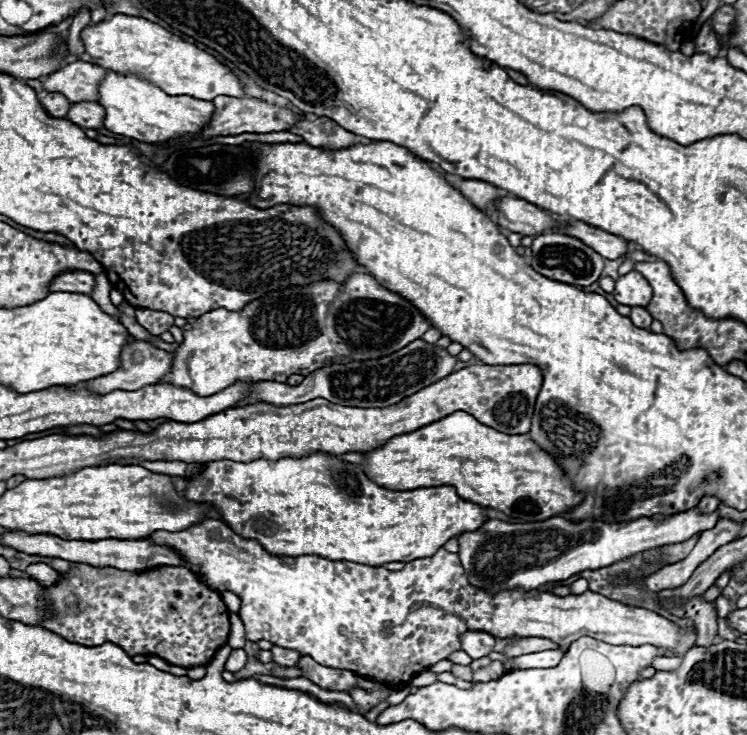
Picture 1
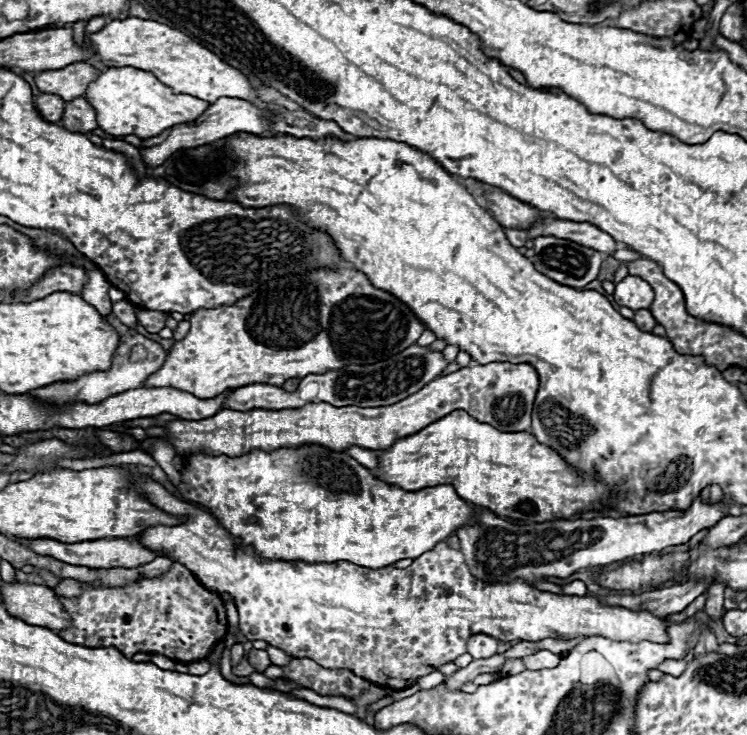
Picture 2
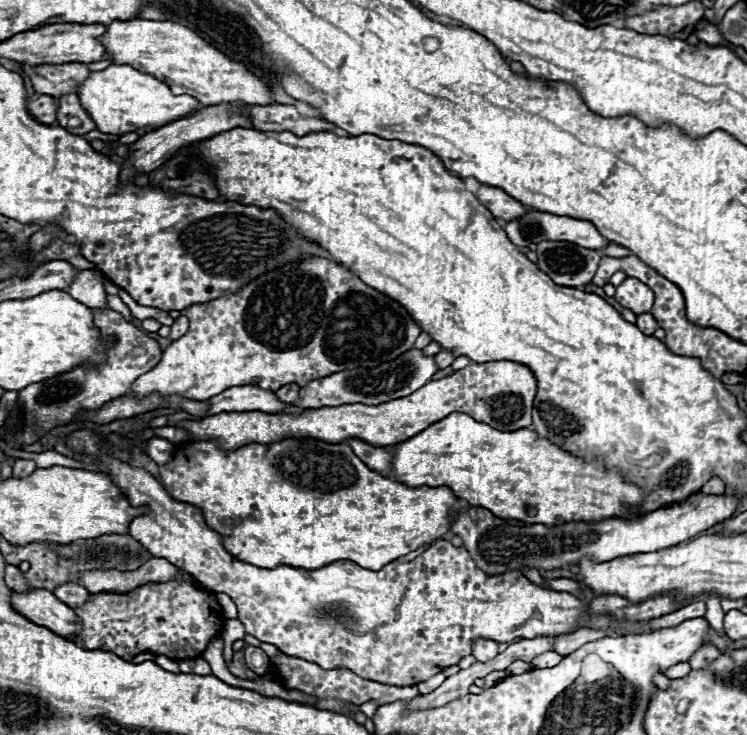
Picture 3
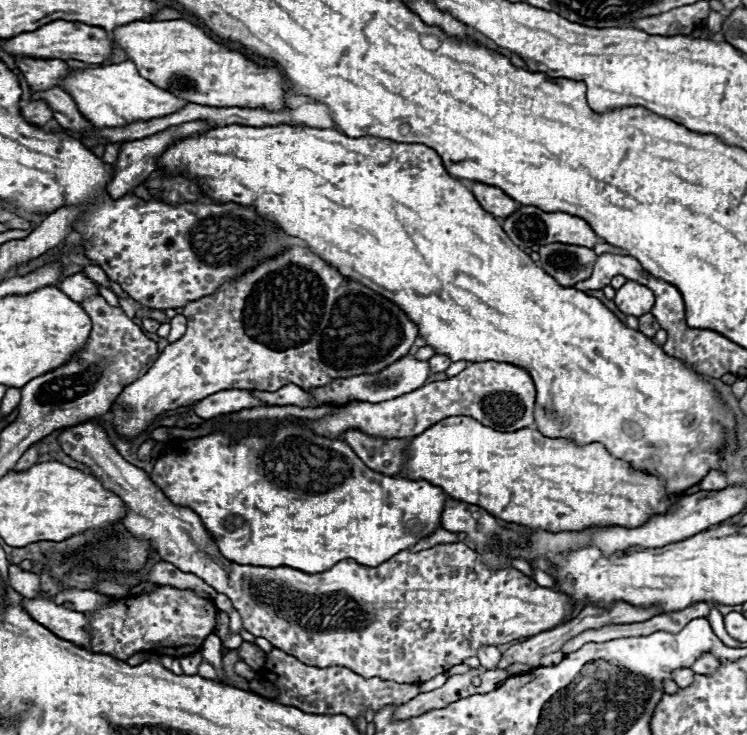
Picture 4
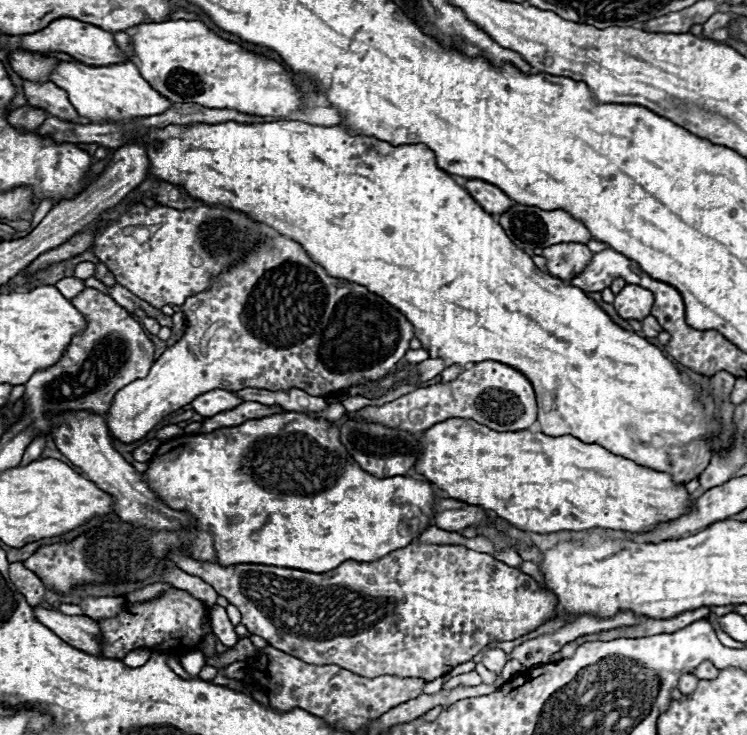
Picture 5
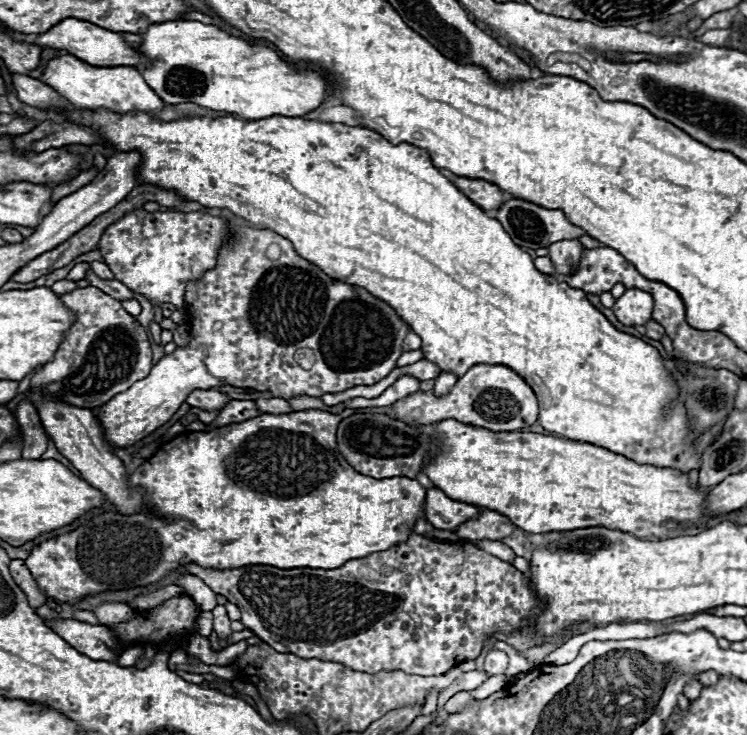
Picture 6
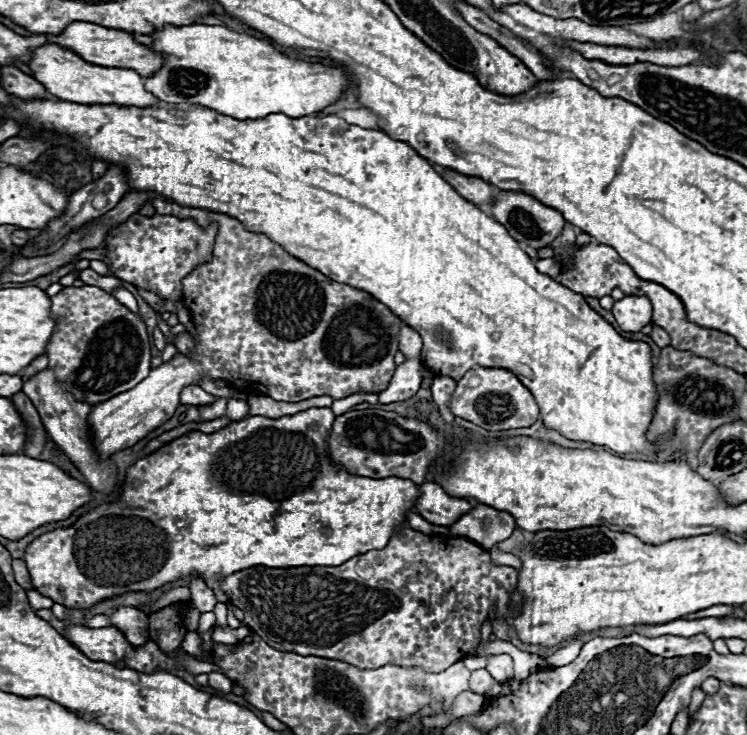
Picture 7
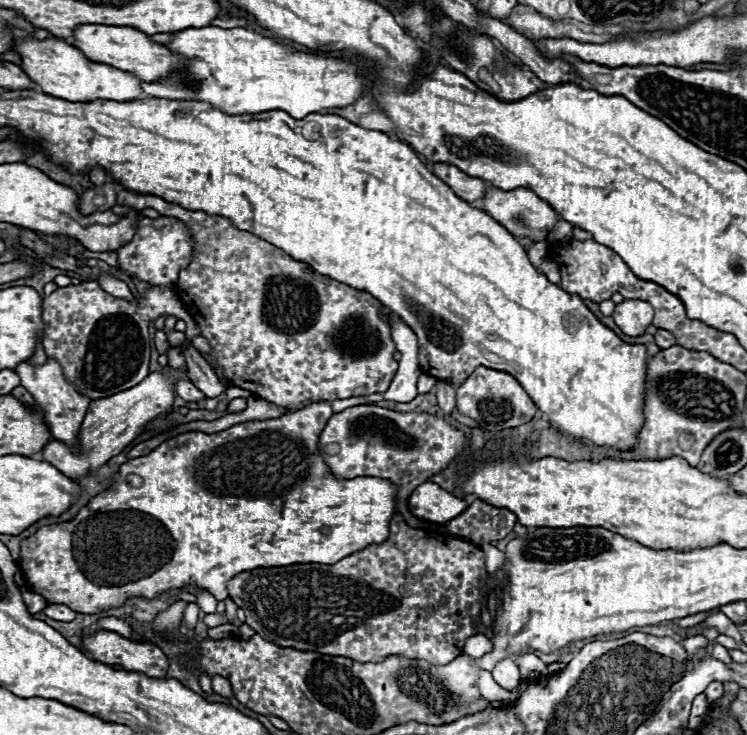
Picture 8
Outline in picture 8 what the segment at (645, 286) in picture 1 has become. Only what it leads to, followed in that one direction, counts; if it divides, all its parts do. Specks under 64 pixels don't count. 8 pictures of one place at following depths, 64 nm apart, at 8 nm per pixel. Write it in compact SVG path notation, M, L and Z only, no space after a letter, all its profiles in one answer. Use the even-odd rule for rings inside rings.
M624 300L616 306L612 318L626 336L642 336L652 326L654 308L644 300Z

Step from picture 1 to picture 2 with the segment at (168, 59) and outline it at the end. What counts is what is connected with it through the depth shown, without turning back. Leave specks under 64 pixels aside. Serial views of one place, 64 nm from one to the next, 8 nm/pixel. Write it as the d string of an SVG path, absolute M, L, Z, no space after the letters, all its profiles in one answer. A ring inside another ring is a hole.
M134 16L124 20L112 20L100 32L92 34L92 44L96 48L96 54L108 68L132 66L152 72L176 94L190 94L208 104L214 104L222 96L240 96L242 100L248 100L252 104L262 104L254 86L238 68L226 64L220 56L198 44L194 36L170 28L168 24Z

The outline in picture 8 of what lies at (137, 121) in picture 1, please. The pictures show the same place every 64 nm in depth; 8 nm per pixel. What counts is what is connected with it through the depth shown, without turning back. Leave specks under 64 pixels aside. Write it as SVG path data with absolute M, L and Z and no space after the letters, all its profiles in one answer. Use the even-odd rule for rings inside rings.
M26 34L24 38L14 38L12 50L20 56L22 70L48 96L62 98L68 102L88 102L98 98L104 98L104 100L148 98L144 92L140 92L140 80L136 76L122 72L114 66L88 60L76 46L70 46L62 38L52 36L46 40L38 40L34 34Z

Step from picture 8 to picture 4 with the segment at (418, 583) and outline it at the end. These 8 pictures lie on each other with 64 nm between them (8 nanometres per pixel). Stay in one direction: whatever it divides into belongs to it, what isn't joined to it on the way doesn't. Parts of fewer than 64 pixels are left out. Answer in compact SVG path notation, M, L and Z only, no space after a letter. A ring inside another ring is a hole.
M84 422L84 424L76 424L76 426L70 426L70 428L64 428L58 436L58 444L60 448L76 462L84 464L88 468L88 472L92 476L96 476L104 488L108 488L110 492L116 492L124 506L126 506L126 516L122 518L124 526L134 534L134 536L140 536L140 538L146 538L146 540L152 540L152 544L156 546L158 554L162 560L174 564L178 570L182 572L190 572L190 574L196 574L198 578L202 578L208 586L212 586L218 594L226 594L230 600L232 600L232 606L240 612L242 616L242 622L244 622L244 628L248 632L252 632L254 636L262 636L266 638L274 648L290 654L290 656L296 656L300 662L304 664L310 664L310 666L318 666L318 668L328 668L328 666L344 666L344 668L350 668L352 672L364 676L364 678L382 678L382 680L396 680L396 682L428 682L430 678L438 676L438 674L444 674L448 672L452 666L456 664L462 664L464 660L476 656L478 648L484 646L484 644L506 644L506 642L512 642L512 640L518 640L518 638L526 638L526 636L536 636L544 630L550 630L550 628L556 628L560 624L564 624L564 618L568 618L574 610L574 604L570 602L570 598L562 592L554 592L552 588L542 588L538 586L532 578L528 578L526 574L522 574L520 570L516 568L498 568L498 570L490 570L484 562L482 562L482 556L474 550L470 550L466 544L438 544L434 548L428 548L428 550L420 550L416 554L412 554L410 550L404 550L404 552L398 552L394 554L390 560L382 562L380 566L362 566L362 564L356 564L354 560L342 560L340 564L336 564L334 568L330 568L328 572L320 572L320 574L306 574L306 572L300 572L296 568L288 568L288 566L280 566L280 568L266 568L266 566L246 566L246 564L234 564L234 562L228 562L220 556L218 548L216 548L216 542L212 540L212 536L208 536L200 516L190 510L190 508L184 508L184 506L174 506L150 480L150 476L132 466L130 462L126 462L118 452L116 448L110 444L108 440L108 434L102 426L94 424L94 422Z

